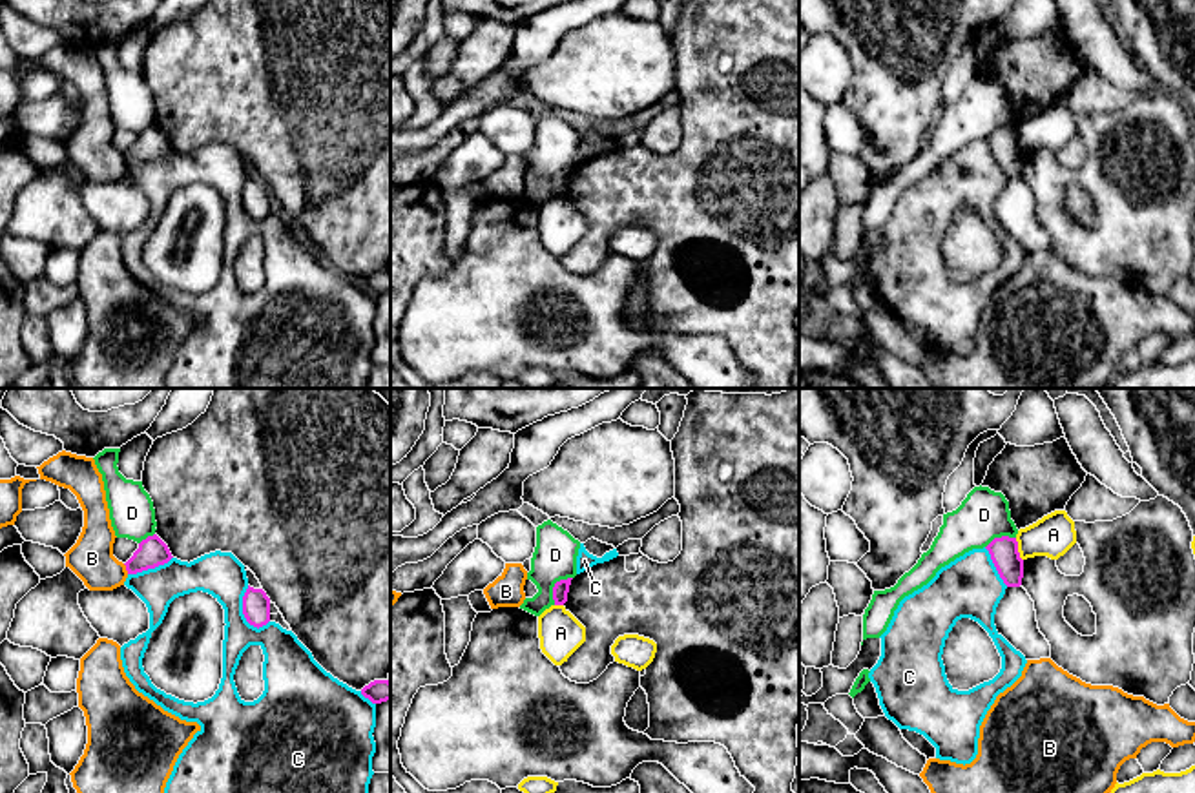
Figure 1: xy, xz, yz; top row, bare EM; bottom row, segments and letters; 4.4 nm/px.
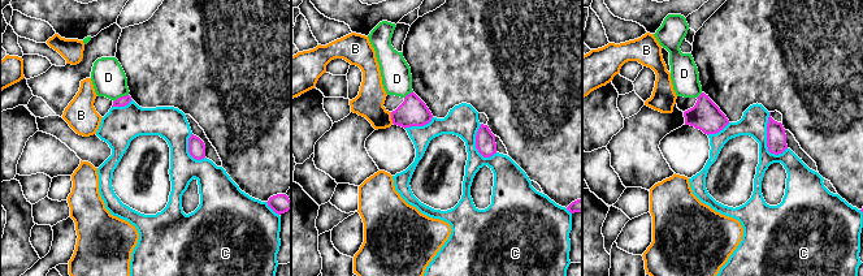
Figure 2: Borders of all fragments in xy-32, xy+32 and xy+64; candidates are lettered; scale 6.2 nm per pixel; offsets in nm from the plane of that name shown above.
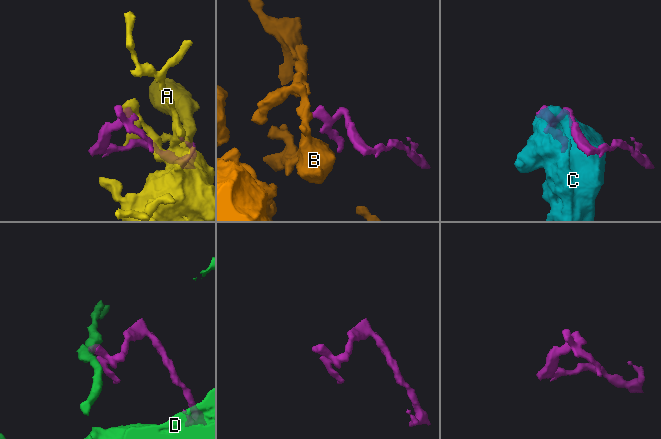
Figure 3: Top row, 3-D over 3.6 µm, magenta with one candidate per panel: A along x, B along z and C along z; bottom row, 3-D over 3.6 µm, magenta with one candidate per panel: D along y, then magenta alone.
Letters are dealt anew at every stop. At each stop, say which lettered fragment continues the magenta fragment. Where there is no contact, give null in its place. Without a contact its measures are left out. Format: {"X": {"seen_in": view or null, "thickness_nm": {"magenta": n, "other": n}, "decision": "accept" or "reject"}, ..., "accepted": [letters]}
{"A": {"seen_in": "yz", "thickness_nm": {"magenta": 130, "other": 180}, "decision": "reject"}, "B": {"seen_in": "xy", "thickness_nm": {"magenta": 130, "other": 190}, "decision": "reject"}, "C": {"seen_in": "xy", "thickness_nm": {"magenta": 130, "other": 200}, "decision": "reject"}, "D": {"seen_in": "xz", "thickness_nm": {"magenta": 70, "other": 190}, "decision": "reject"}, "accepted": []}

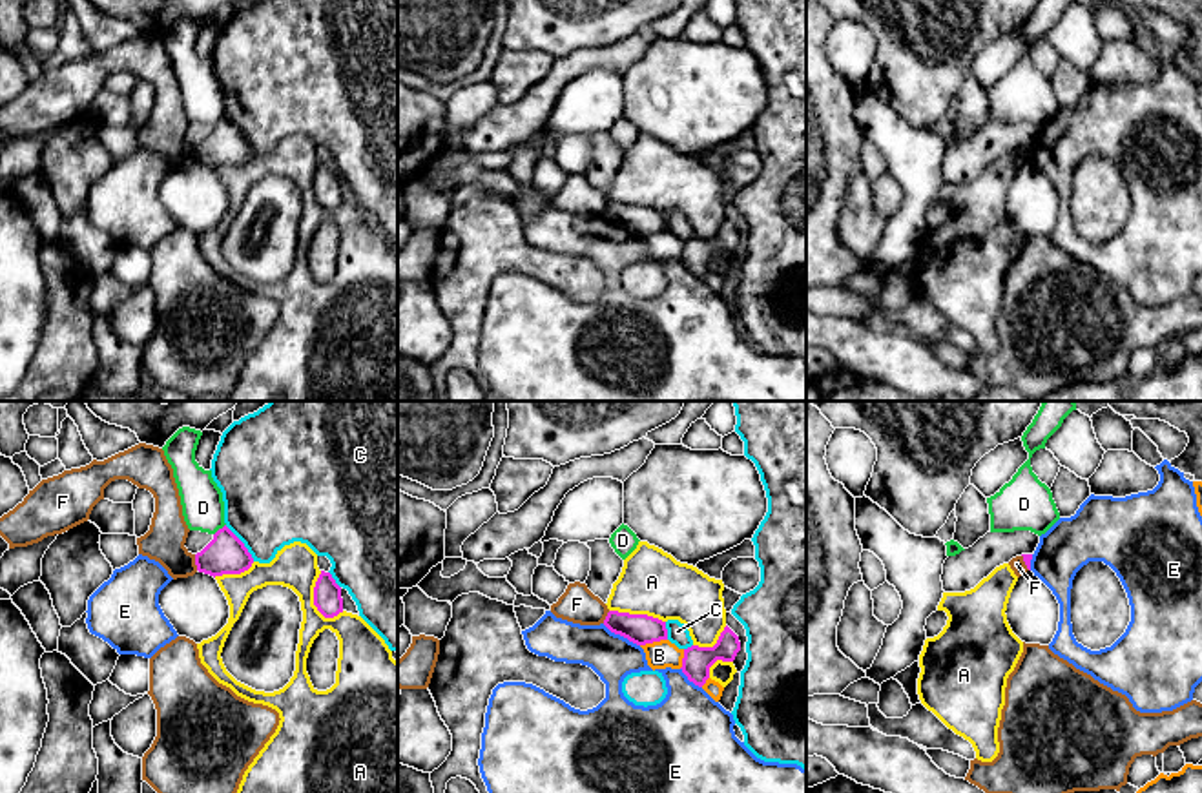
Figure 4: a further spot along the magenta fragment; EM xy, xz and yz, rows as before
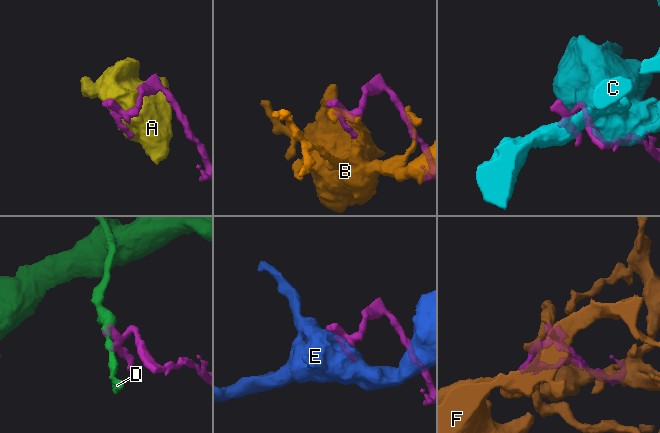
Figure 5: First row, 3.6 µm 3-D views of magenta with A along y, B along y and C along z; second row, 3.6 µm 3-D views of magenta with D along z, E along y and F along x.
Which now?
{"A": {"seen_in": "xy", "thickness_nm": {"magenta": 130, "other": 190}, "decision": "reject"}, "B": {"seen_in": "xz", "thickness_nm": {"magenta": 140, "other": 120}, "decision": "reject"}, "C": {"seen_in": "xy", "thickness_nm": {"magenta": 180, "other": 440}, "decision": "reject"}, "D": {"seen_in": "xy", "thickness_nm": {"magenta": 180, "other": 190}, "decision": "reject"}, "E": {"seen_in": "xz", "thickness_nm": {"magenta": 140, "other": 200}, "decision": "reject"}, "F": {"seen_in": "xy", "thickness_nm": {"magenta": 180, "other": 180}, "decision": "reject"}, "accepted": []}

